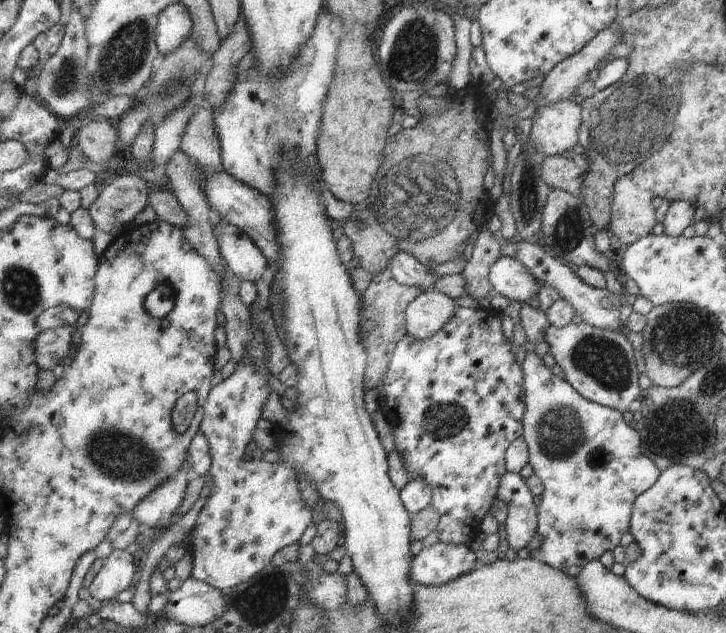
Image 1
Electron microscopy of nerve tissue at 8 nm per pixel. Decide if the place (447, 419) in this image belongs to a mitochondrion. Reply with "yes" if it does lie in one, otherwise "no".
yes

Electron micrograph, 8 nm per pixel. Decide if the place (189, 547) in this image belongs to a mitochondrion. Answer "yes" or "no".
no

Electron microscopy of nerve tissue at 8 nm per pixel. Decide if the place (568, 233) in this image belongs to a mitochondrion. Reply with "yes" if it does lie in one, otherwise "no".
yes

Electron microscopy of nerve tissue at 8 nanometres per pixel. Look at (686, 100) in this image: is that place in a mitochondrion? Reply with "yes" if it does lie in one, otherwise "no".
yes

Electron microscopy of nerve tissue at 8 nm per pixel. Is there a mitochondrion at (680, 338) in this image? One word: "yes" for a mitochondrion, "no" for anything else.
yes

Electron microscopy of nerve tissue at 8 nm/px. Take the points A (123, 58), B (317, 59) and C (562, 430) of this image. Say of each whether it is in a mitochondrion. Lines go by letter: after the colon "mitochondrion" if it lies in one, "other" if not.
A: mitochondrion
B: mitochondrion
C: mitochondrion

